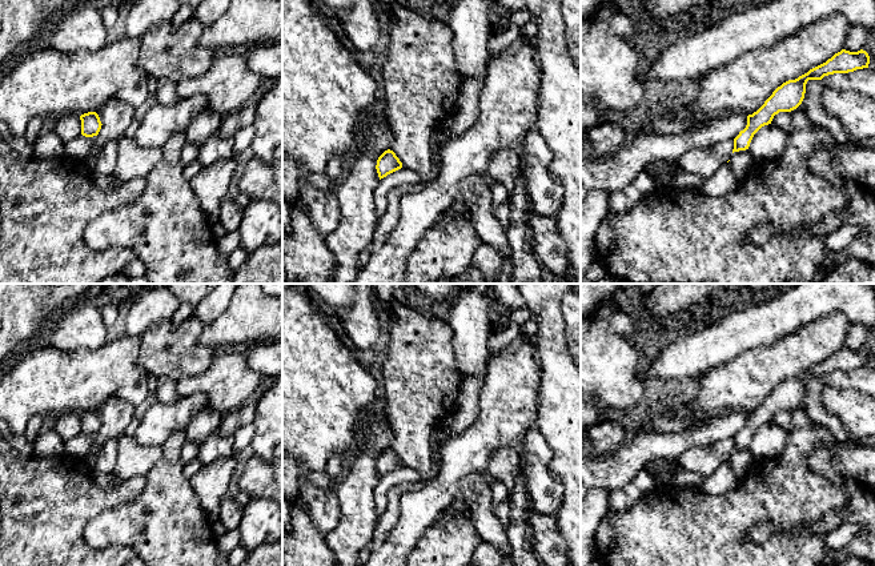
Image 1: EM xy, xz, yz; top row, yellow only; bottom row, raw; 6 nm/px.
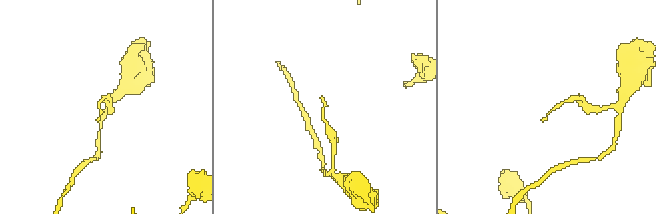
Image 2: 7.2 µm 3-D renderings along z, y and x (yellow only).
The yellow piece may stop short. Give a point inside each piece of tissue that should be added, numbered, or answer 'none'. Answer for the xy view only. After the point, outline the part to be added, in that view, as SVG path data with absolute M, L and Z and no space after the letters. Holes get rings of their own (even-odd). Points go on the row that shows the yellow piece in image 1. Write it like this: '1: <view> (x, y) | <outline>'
none

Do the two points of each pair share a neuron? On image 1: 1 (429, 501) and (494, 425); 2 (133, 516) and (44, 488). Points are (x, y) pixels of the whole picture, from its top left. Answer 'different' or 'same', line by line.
1: same
2: different

